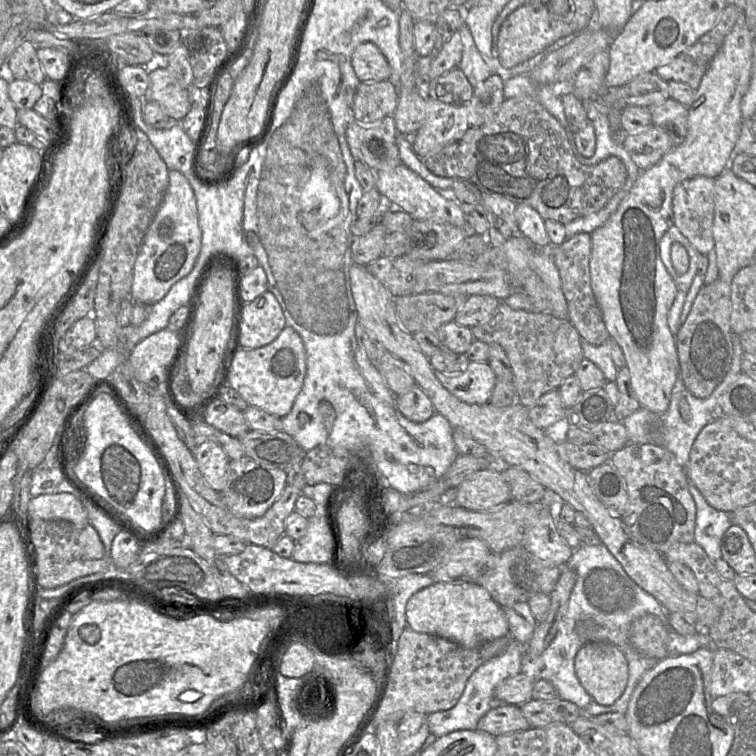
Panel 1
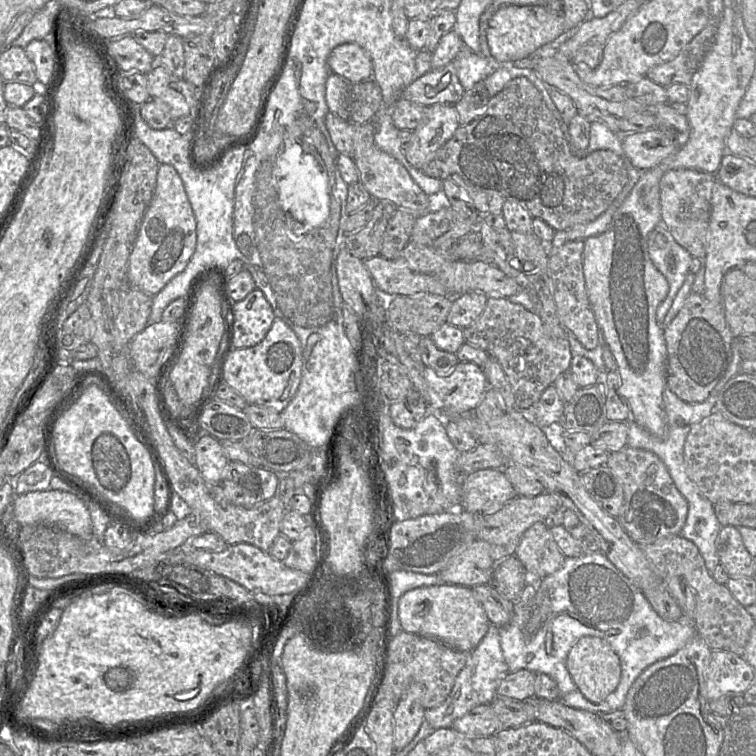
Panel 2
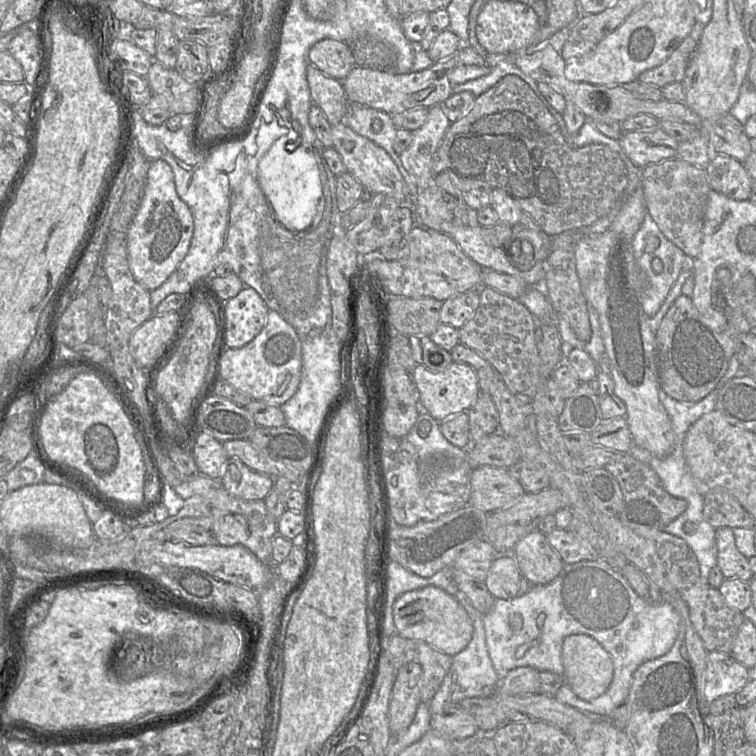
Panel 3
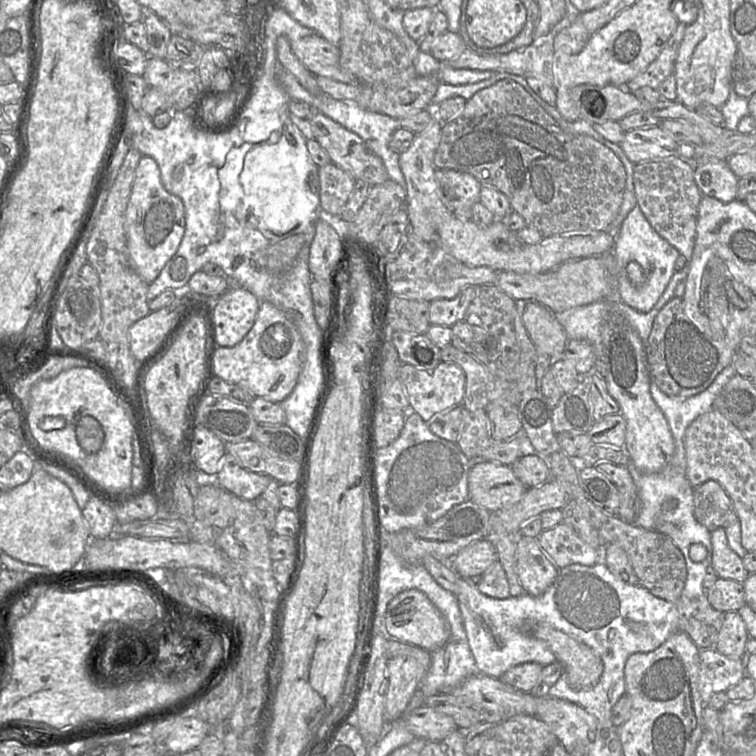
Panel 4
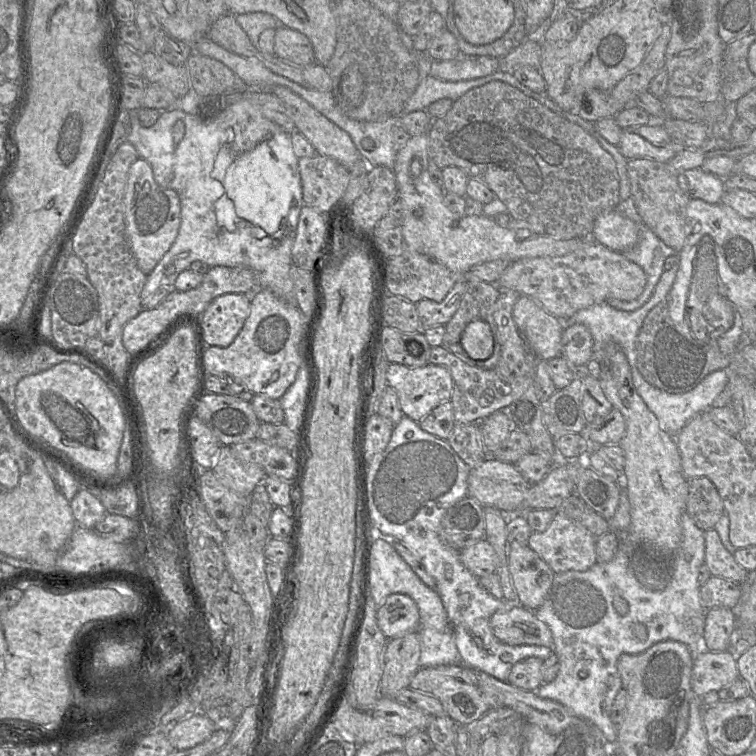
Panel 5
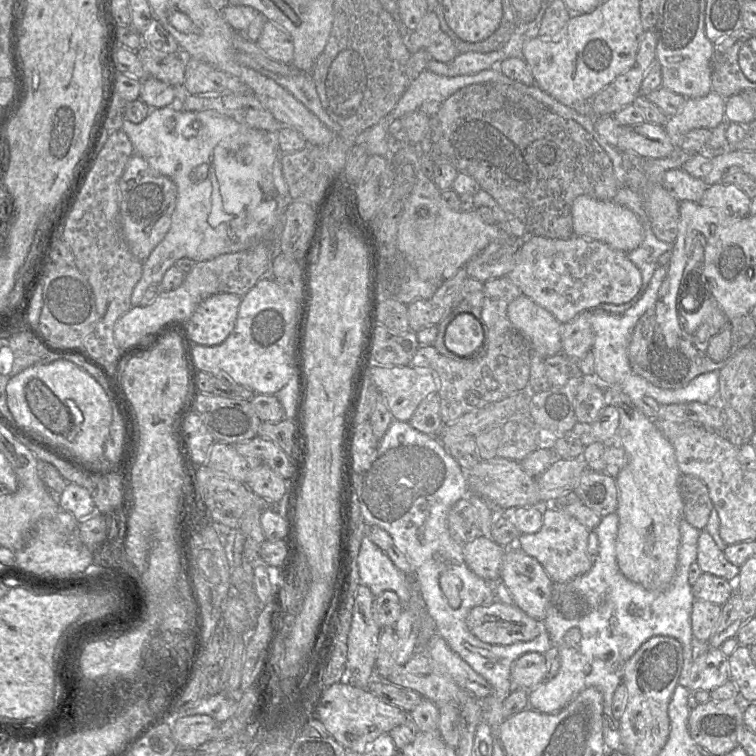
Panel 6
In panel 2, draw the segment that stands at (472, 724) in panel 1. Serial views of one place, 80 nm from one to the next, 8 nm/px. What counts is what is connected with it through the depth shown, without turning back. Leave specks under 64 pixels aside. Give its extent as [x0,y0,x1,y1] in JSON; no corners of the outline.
[425,624,509,728]

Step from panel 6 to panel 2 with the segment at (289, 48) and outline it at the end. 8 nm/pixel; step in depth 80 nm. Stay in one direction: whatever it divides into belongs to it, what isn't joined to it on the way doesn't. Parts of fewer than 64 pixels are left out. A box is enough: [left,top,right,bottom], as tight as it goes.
[327,43,373,84]

